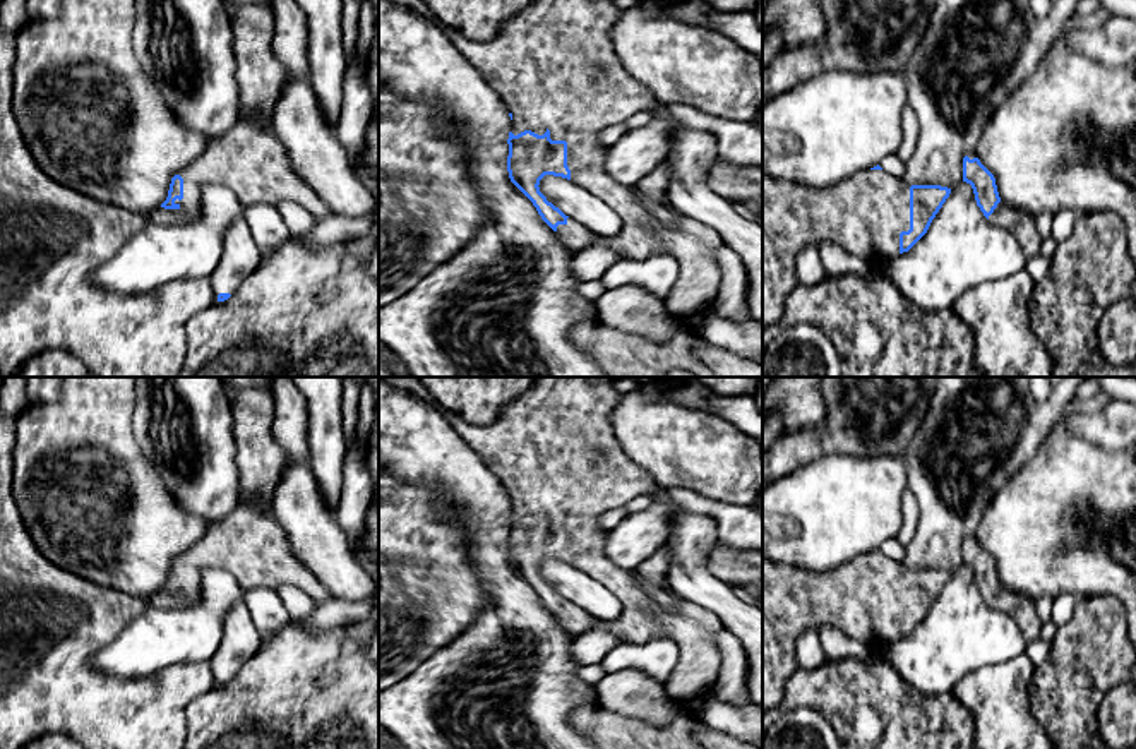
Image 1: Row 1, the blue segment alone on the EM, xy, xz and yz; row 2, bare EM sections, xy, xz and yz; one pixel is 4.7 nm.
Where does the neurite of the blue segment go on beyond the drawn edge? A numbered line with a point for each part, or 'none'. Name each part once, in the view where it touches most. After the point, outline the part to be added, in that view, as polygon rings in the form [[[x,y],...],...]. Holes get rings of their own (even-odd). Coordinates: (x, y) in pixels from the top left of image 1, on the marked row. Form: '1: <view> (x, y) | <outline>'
1: xz (554, 65) | [[[531,0],[511,15],[490,41],[473,41],[449,26],[444,26],[444,33],[502,99],[512,115],[511,132],[517,135],[531,130],[543,135],[548,130],[552,141],[565,141],[571,180],[622,218],[624,225],[615,237],[600,237],[567,218],[555,233],[572,255],[595,243],[605,243],[620,259],[629,261],[644,261],[660,249],[677,257],[679,279],[667,300],[637,285],[607,290],[596,300],[596,317],[601,324],[665,343],[677,333],[680,314],[713,309],[721,290],[721,271],[714,250],[723,242],[716,230],[691,218],[680,216],[673,225],[658,221],[631,187],[615,182],[605,170],[608,144],[598,139],[600,132],[658,103],[617,57],[612,27],[620,14],[622,9],[613,0]]]

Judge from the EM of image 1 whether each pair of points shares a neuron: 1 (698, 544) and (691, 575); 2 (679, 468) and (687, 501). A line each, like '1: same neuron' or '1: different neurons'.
1: same neuron
2: different neurons

